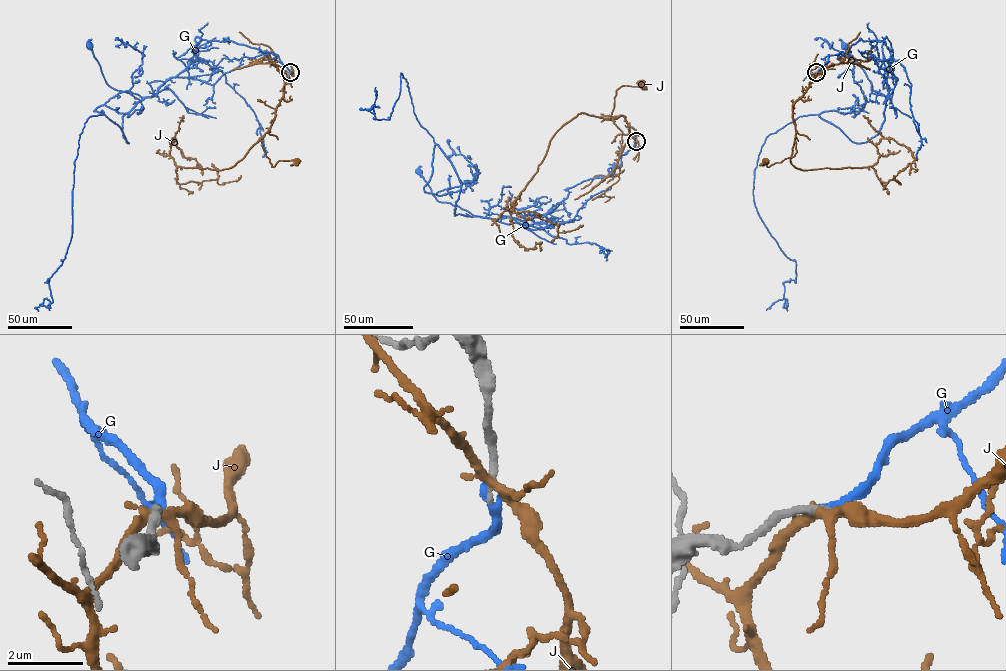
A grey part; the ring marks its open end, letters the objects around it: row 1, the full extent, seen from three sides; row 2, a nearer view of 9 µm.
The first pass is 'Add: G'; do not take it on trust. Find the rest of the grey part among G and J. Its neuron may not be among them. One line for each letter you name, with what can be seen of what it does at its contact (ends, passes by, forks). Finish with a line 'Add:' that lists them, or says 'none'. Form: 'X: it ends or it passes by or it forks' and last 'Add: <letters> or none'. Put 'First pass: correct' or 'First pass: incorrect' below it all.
G: it ends
Add: G
First pass: correct

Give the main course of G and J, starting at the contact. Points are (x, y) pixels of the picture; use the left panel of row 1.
G: (290, 72), (275, 54), (231, 41), (196, 37), (196, 58), (155, 94), (140, 97), (109, 86), (89, 45)
J: (290, 72), (275, 118), (260, 141), (272, 167), (279, 161), (296, 161)

